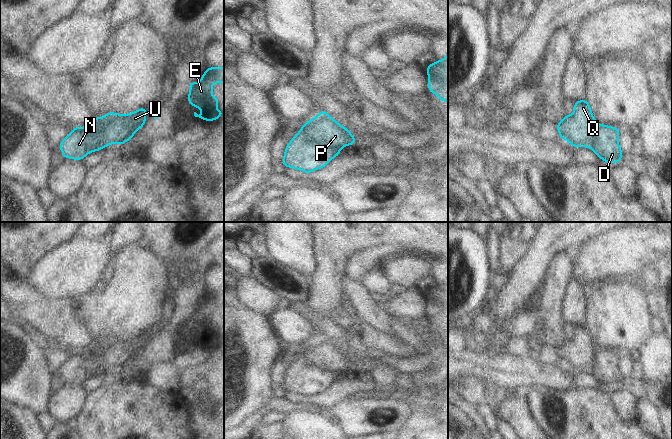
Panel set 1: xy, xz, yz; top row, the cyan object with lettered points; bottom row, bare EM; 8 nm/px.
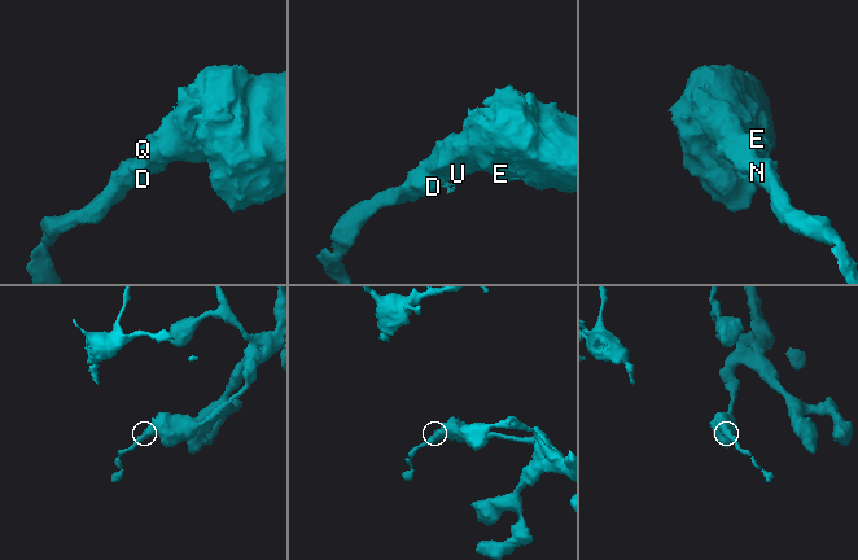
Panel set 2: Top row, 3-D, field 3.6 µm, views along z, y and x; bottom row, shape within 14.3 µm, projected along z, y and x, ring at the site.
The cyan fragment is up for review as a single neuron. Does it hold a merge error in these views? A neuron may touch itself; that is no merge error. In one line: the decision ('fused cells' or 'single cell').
single cell

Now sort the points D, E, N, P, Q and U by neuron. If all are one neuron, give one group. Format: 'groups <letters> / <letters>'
groups D E N P Q U

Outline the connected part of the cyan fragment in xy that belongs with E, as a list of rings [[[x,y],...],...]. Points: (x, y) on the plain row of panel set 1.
[[[210,291],[204,294],[199,307],[190,306],[190,317],[187,319],[189,328],[194,331],[199,331],[202,338],[199,340],[194,336],[195,341],[201,344],[215,345],[220,342],[224,335],[216,333],[216,329],[221,327],[220,323],[212,320],[212,308],[224,307],[224,291]]]

